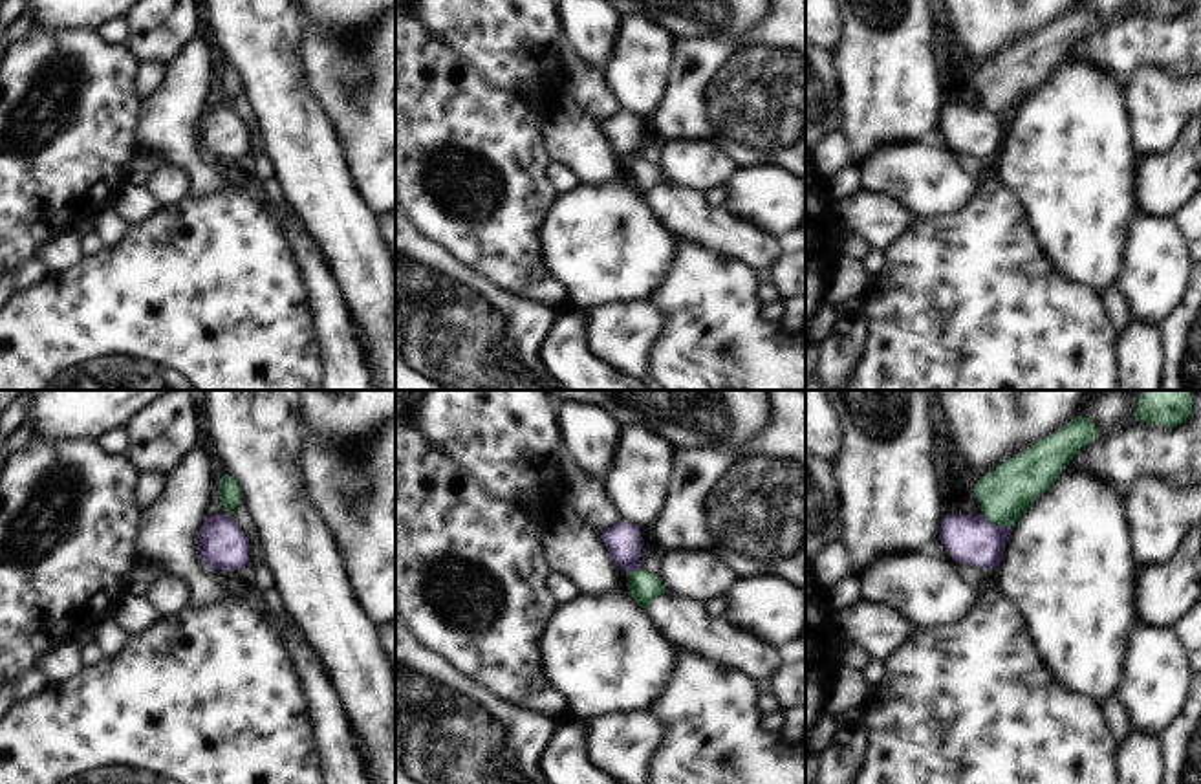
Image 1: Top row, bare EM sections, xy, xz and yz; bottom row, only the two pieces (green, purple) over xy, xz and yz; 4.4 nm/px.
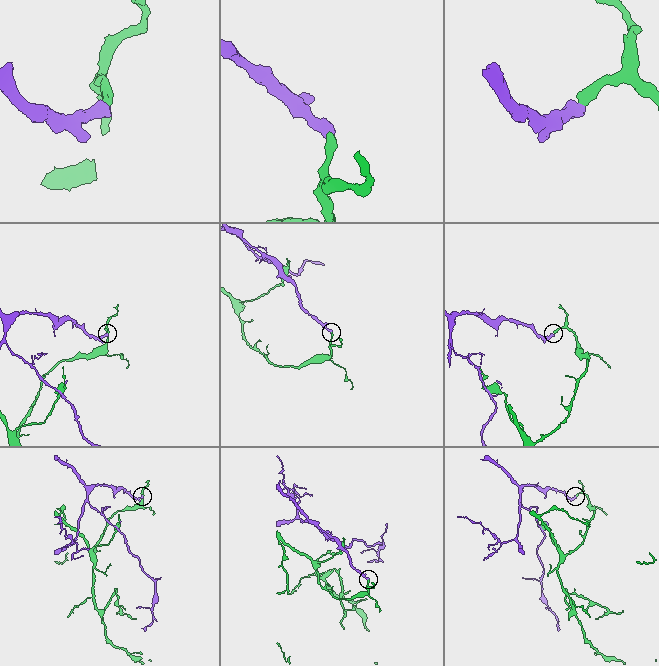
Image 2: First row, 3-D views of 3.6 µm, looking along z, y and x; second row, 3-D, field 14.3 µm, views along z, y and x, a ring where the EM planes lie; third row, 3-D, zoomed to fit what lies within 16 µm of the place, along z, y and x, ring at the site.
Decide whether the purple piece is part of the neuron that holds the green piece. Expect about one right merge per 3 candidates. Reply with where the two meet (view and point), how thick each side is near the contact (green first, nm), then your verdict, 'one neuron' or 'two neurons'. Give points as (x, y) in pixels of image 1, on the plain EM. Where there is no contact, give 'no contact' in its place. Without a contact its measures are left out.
yz (996, 114) | 220/220 nm | two neurons

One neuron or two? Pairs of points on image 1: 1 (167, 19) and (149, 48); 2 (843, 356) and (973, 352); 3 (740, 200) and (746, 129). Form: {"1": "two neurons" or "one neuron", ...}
{"1": "one neuron", "2": "two neurons", "3": "two neurons"}

